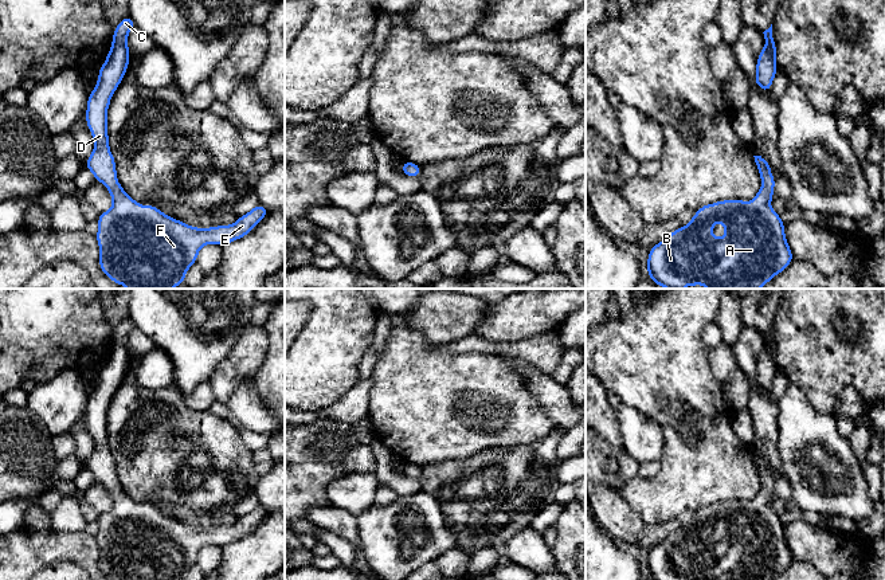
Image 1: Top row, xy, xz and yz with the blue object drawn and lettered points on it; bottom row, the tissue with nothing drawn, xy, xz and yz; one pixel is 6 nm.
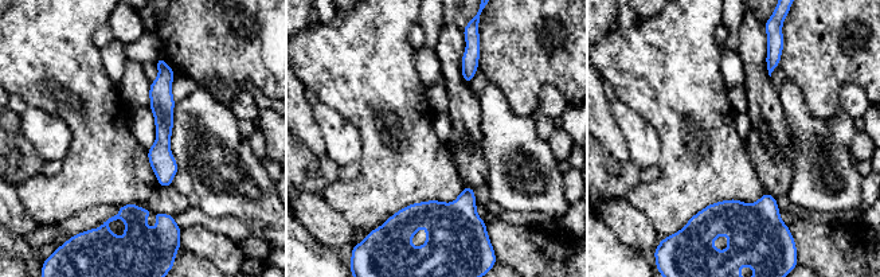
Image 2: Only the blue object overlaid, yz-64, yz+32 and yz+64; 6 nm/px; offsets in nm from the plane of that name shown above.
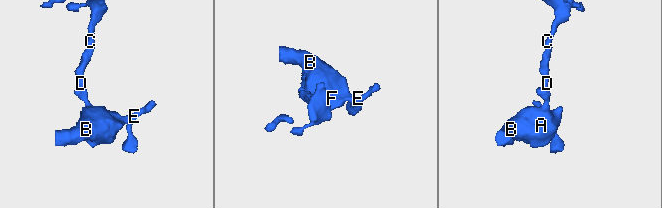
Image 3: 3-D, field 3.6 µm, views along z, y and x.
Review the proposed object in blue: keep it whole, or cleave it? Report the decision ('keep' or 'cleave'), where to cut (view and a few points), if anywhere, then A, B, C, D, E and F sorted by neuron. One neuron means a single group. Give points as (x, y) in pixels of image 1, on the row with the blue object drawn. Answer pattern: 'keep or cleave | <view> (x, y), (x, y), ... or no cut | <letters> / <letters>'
keep | no cut | A B C D E F

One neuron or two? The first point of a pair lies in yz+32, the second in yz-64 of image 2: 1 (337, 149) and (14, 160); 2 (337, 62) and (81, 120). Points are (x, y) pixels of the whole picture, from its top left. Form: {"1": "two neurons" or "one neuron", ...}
{"1": "two neurons", "2": "one neuron"}

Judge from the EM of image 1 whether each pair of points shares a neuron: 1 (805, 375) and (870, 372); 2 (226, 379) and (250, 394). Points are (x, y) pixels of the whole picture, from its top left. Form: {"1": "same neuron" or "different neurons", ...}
{"1": "same neuron", "2": "different neurons"}

